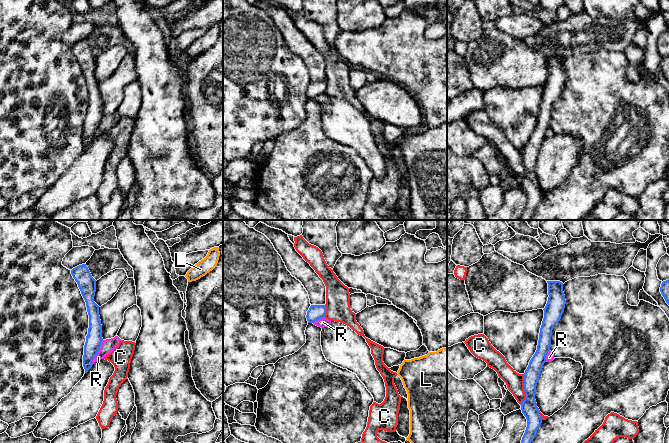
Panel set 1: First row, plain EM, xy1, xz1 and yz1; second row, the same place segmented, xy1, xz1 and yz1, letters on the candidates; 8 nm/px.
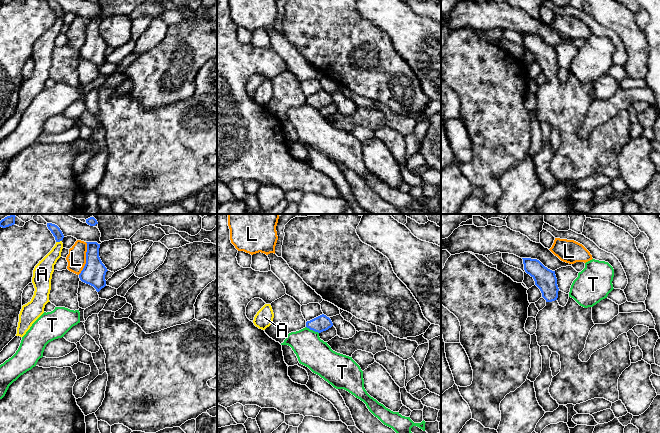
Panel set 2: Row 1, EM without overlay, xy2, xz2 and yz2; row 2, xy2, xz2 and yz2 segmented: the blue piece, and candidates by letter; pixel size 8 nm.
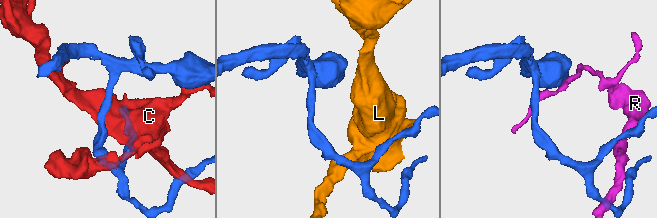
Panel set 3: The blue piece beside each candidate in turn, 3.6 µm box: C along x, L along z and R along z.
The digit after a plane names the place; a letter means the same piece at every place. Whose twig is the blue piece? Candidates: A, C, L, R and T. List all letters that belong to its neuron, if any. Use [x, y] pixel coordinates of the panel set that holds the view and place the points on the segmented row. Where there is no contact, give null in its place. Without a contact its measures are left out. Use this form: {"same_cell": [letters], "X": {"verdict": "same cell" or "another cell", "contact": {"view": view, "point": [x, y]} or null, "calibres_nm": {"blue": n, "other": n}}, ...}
{"same_cell": [], "A": {"verdict": "another cell", "contact": {"view": "xy2", "point": [58, 241]}, "calibres_nm": {"blue": 80, "other": 140}}, "C": {"verdict": "another cell", "contact": {"view": "yz1", "point": [524, 389]}, "calibres_nm": {"blue": 130, "other": 140}}, "L": {"verdict": "another cell", "contact": {"view": "xy2", "point": [86, 258]}, "calibres_nm": {"blue": 190, "other": 150}}, "R": {"verdict": "another cell", "contact": {"view": "xy1", "point": [98, 351]}, "calibres_nm": {"blue": 130, "other": 110}}, "T": {"verdict": "another cell", "contact": {"view": "xz2", "point": [312, 329]}, "calibres_nm": {"blue": 130, "other": 260}}}

